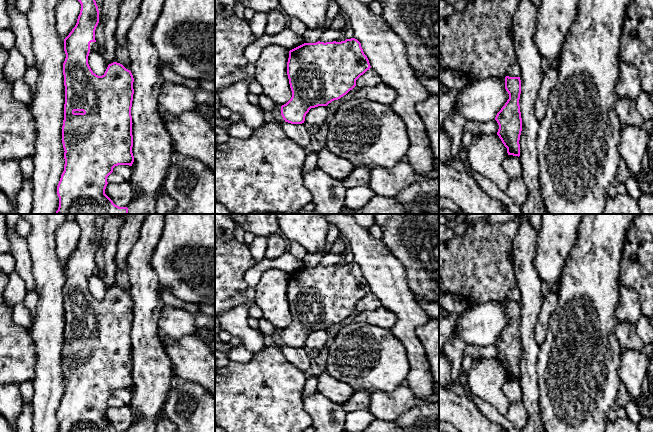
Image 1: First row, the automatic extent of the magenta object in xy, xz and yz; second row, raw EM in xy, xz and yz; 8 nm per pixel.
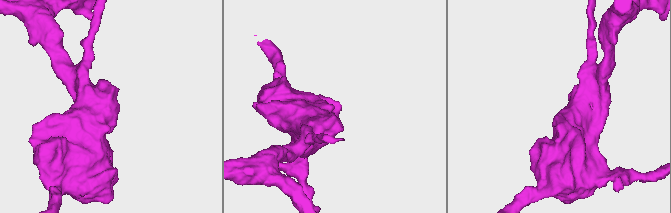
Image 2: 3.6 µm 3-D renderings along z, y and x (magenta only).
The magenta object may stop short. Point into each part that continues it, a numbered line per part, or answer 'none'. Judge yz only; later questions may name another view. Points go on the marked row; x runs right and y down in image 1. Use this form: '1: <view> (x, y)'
none

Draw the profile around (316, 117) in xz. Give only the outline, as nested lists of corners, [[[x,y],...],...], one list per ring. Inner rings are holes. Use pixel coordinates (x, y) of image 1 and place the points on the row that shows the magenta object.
[[[318,106],[311,108],[306,114],[303,124],[305,125],[311,136],[314,136],[325,124],[327,117],[327,106]]]

